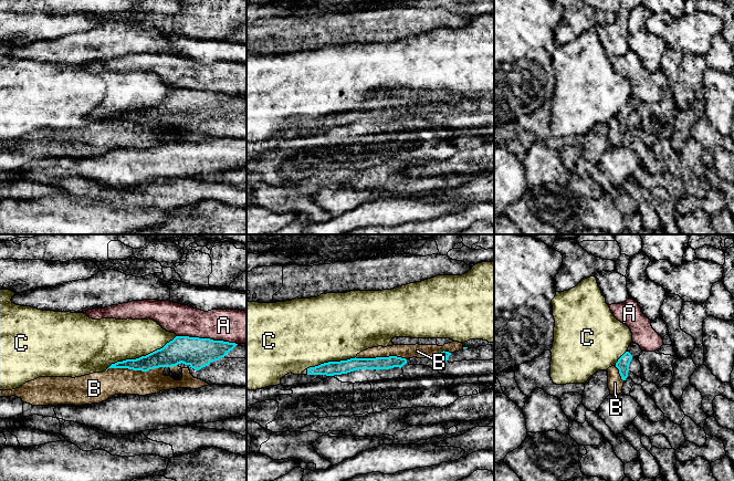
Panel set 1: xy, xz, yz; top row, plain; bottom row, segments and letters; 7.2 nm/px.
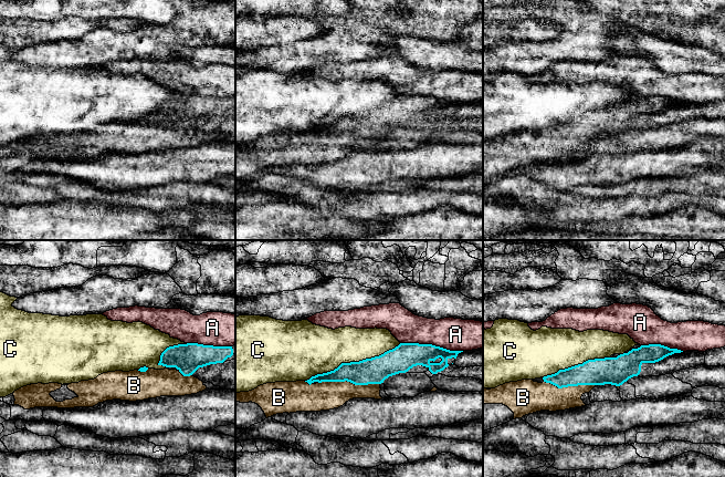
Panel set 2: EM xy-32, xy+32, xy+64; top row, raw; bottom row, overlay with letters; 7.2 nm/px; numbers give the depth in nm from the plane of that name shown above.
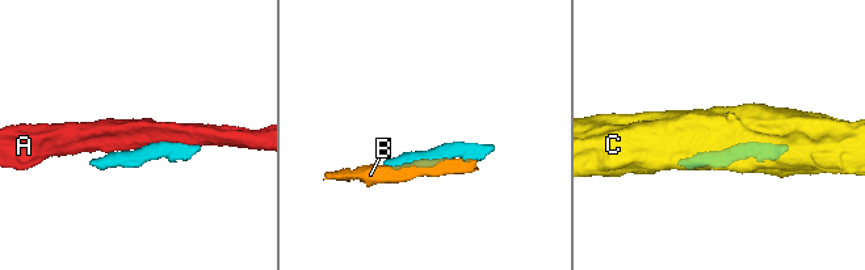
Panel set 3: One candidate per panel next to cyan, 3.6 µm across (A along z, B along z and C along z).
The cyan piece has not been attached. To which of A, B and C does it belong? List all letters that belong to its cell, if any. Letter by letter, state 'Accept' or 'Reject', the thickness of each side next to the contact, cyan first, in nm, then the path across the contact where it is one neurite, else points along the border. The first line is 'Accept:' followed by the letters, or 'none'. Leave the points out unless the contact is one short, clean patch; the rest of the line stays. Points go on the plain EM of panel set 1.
Accept: B
A: Reject. Thickness 220 nm (cyan) against 240 nm
B: Accept. Thickness 140 nm (cyan) against 190 nm
C: Reject. Thickness 170 nm (cyan) against 320 nm

